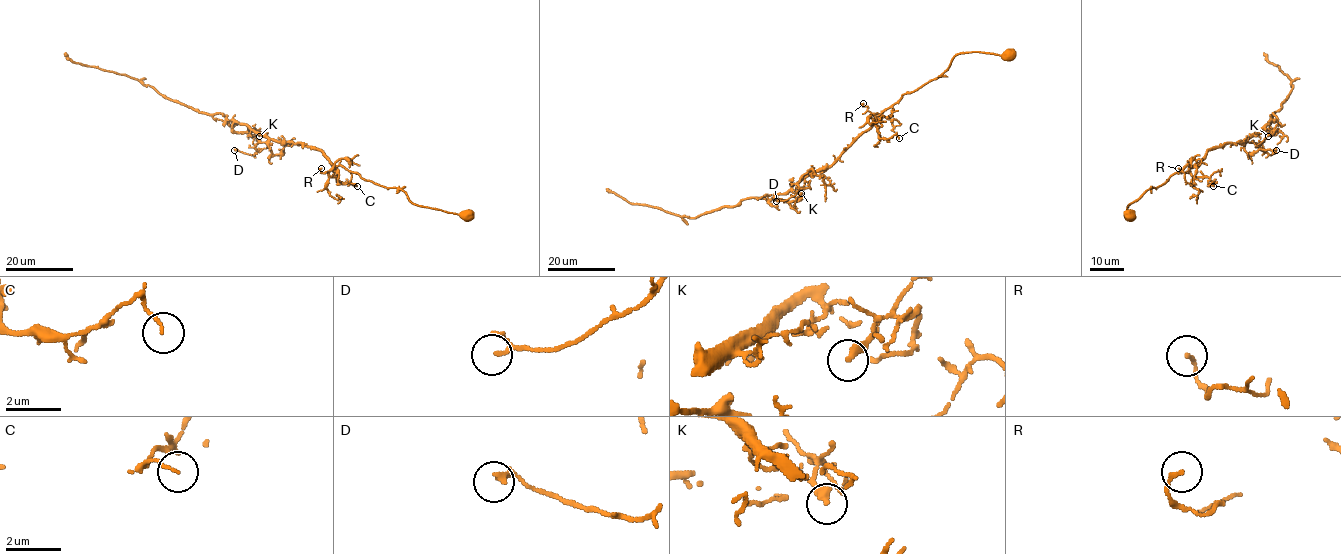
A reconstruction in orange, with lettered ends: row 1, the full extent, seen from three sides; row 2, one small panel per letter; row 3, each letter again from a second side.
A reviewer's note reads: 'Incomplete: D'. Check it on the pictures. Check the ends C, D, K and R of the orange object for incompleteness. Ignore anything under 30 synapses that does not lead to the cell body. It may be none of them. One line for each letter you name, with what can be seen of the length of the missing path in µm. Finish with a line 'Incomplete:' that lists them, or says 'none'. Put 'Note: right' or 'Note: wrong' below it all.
Incomplete: none
Note: wrong

